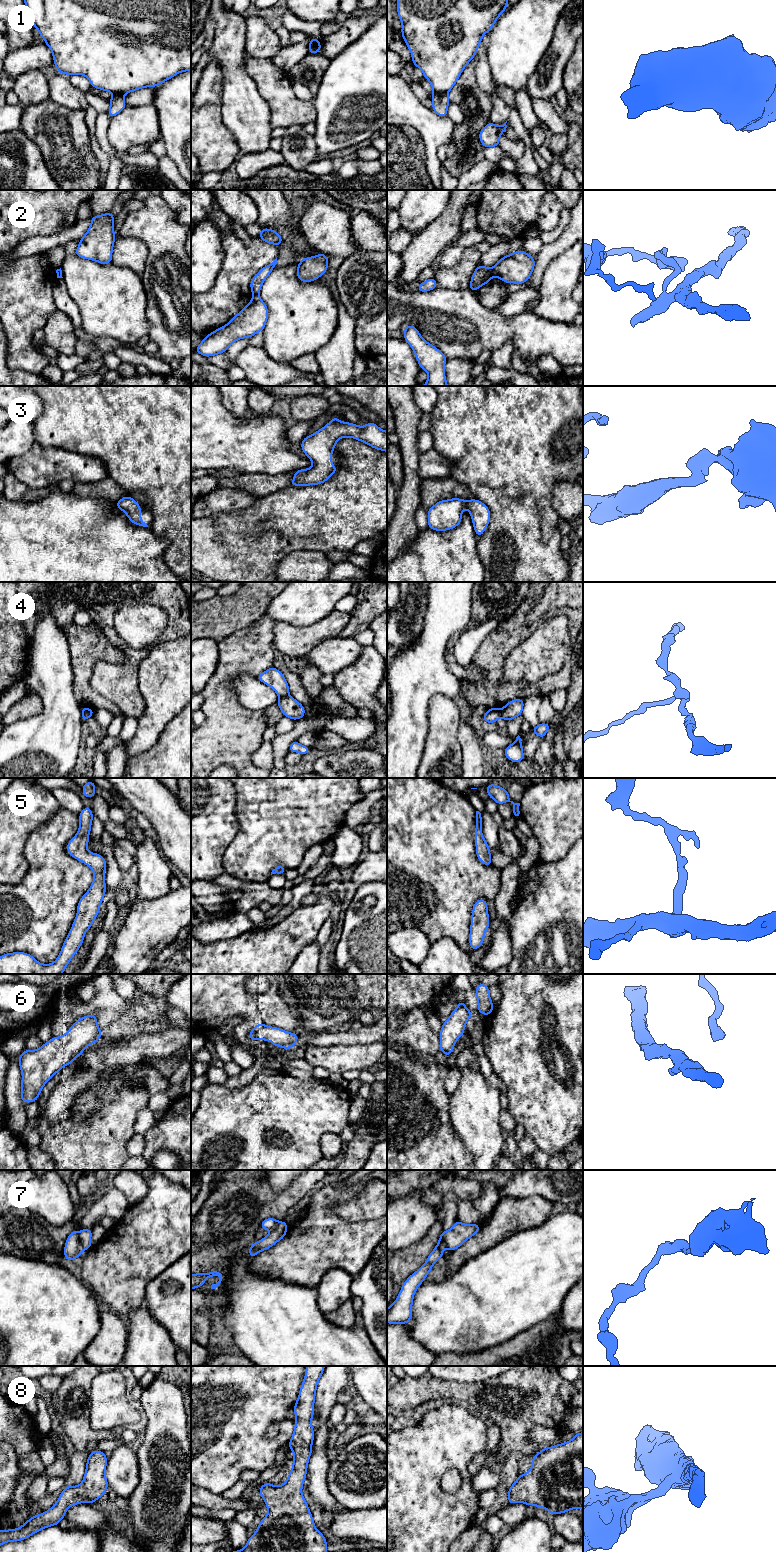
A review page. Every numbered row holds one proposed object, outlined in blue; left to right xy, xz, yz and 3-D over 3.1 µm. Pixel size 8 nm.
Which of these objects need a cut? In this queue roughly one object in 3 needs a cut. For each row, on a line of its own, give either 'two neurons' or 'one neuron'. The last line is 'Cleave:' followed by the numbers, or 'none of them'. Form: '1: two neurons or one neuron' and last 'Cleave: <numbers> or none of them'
1: two neurons
2: two neurons
3: one neuron
4: two neurons
5: one neuron
6: one neuron
7: two neurons
8: one neuron
Cleave: 1, 2, 4, 7

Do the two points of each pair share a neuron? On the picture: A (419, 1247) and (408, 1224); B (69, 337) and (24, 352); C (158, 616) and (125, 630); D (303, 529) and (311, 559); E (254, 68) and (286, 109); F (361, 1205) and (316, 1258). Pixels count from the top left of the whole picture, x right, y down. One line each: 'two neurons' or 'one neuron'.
A: two neurons
B: two neurons
C: one neuron
D: two neurons
E: one neuron
F: two neurons

